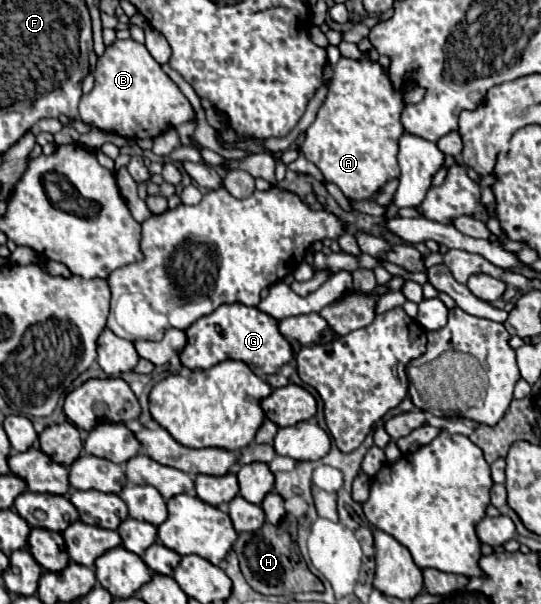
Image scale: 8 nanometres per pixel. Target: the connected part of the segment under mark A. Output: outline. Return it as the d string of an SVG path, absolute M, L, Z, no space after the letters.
M341 57L333 67L327 99L319 107L313 125L305 131L301 151L307 161L319 167L325 181L335 183L347 199L371 201L387 181L399 177L397 153L399 139L405 133L401 125L403 95L411 87L411 83L405 83L403 89L395 89L389 69L383 69L377 61Z

